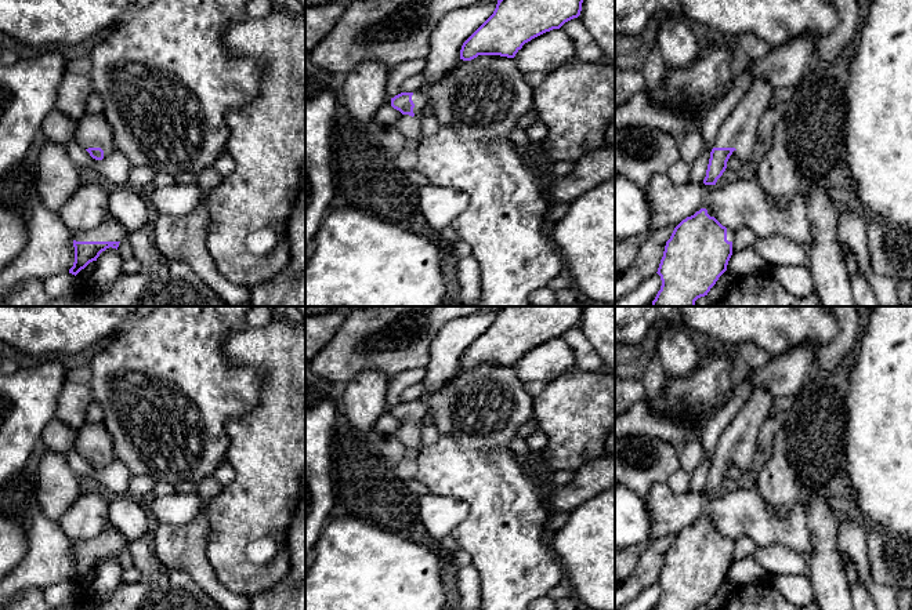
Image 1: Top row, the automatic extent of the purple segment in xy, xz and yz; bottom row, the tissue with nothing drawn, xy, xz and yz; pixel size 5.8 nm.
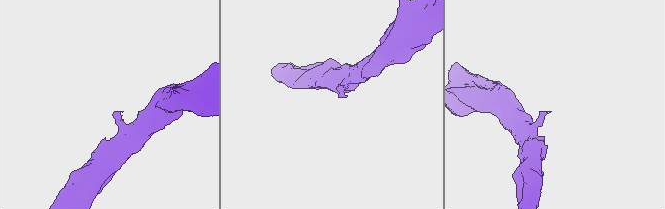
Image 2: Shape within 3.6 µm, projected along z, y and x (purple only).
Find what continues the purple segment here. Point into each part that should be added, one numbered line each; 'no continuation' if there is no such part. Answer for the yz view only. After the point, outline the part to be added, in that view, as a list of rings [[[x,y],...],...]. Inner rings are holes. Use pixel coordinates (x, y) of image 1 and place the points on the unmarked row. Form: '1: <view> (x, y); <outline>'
1: yz (739, 439); [[[761,386],[754,388],[748,402],[719,437],[713,457],[734,457],[741,472],[750,469],[757,451],[757,435],[772,409],[774,397]]]

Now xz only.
1: xz (411, 436); [[[421,399],[413,400],[412,410],[415,413],[413,422],[415,425],[402,424],[401,428],[395,432],[395,436],[399,442],[409,450],[409,453],[417,453],[421,444],[421,418],[427,414],[427,409]]]

